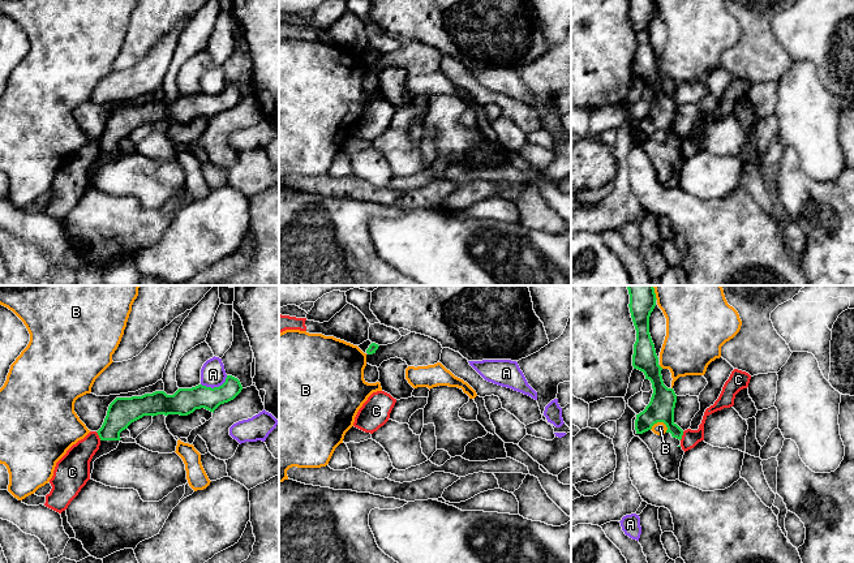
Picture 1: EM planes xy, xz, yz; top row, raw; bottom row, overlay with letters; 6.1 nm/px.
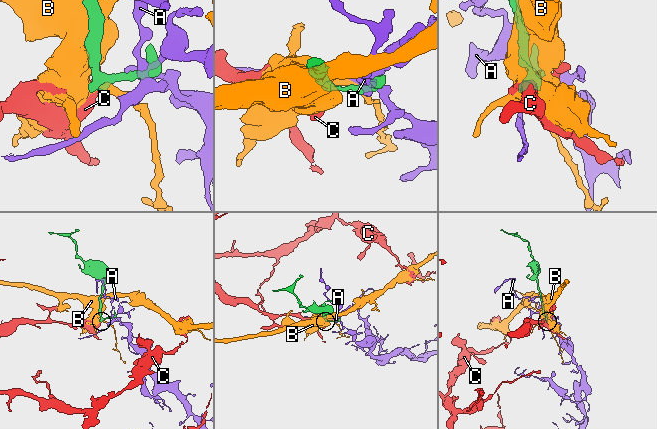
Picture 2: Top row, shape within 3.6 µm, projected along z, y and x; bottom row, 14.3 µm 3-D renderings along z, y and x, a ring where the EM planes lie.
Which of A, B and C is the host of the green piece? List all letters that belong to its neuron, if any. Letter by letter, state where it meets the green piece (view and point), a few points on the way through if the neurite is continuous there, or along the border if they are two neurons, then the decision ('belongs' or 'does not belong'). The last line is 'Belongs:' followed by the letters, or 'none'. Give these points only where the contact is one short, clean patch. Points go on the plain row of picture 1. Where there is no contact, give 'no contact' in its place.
A: meets green in xy at (215, 95); does not belong
B: meets green in yz at (659, 129); does not belong
C: meets green in xy at (98, 142); border along xy (95, 140), (101, 147); does not belong
Belongs: none

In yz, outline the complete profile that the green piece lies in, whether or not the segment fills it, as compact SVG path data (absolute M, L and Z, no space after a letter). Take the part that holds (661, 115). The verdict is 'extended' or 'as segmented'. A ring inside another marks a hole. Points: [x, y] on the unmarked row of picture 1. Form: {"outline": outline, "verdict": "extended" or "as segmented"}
{"outline": "M628 0L630 3L630 21L636 38L636 50L634 52L632 74L644 81L645 87L652 91L653 102L649 112L643 120L632 126L632 139L635 145L639 145L653 162L653 167L657 172L658 181L668 189L675 189L679 186L679 175L683 167L685 159L681 155L681 147L683 138L674 130L674 116L677 111L677 103L673 96L668 96L664 93L661 78L658 73L658 65L656 63L655 52L649 42L649 25L656 14L655 0ZM664 130L668 136L664 143L655 142L651 137L655 132Z", "verdict": "extended"}

